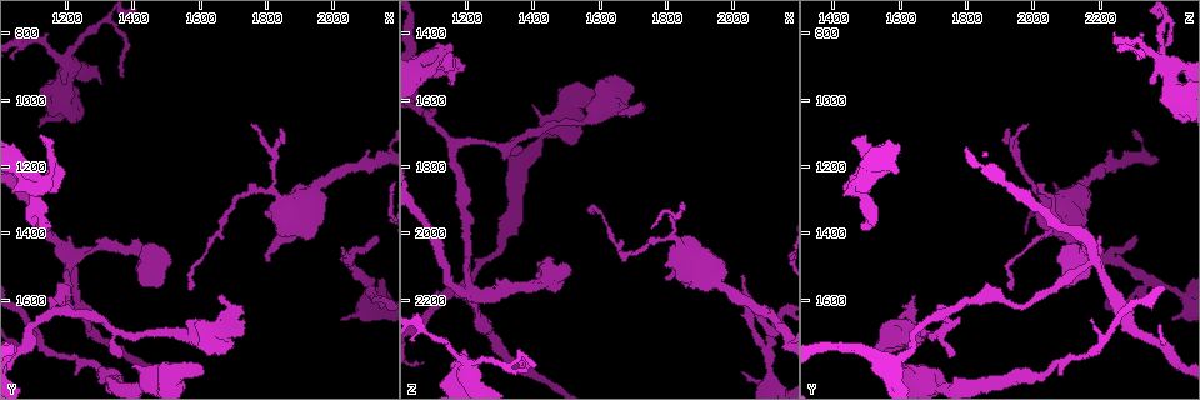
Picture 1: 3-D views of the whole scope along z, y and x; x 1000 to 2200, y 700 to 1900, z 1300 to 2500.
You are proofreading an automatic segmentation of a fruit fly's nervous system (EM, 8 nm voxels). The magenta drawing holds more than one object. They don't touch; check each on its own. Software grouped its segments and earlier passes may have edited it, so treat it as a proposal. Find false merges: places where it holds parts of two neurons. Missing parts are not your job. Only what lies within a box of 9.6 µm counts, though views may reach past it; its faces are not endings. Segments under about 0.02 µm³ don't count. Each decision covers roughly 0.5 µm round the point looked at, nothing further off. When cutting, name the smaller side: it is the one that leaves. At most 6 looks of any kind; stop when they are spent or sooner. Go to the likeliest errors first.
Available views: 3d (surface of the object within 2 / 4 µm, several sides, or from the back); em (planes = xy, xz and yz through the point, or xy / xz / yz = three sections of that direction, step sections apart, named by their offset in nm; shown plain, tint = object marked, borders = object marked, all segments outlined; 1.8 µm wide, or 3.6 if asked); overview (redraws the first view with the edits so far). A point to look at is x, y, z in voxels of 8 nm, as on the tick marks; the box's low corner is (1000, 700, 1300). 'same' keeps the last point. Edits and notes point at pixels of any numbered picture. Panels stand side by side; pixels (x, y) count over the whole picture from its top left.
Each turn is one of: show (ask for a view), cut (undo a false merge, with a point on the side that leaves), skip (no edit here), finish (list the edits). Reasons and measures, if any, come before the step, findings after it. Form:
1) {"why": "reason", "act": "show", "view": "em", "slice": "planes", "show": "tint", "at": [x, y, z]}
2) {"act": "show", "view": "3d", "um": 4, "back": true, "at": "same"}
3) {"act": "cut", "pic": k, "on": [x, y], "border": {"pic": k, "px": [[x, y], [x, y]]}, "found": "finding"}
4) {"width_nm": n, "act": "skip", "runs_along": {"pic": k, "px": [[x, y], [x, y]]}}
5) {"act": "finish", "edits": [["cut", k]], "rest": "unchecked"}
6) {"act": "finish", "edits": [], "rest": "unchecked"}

{"why": "abrupt turn", "act": "show", "view": "em", "slice": "xy", "step": 8, "show": "plain", "at": [1210, 1490, 2180]}

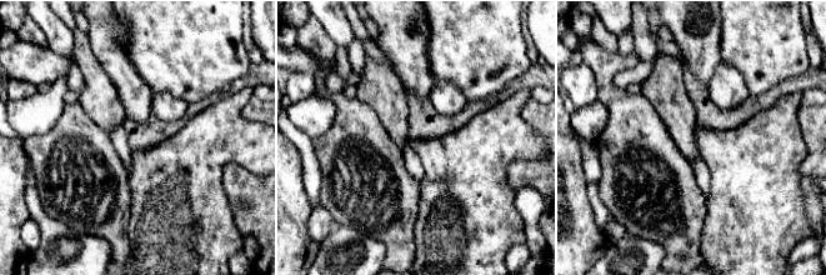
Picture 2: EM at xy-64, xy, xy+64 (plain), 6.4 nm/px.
{"why": "with the object marked", "act": "show", "view": "em", "slice": "xy", "step": 8, "show": "tint", "at": "same"}

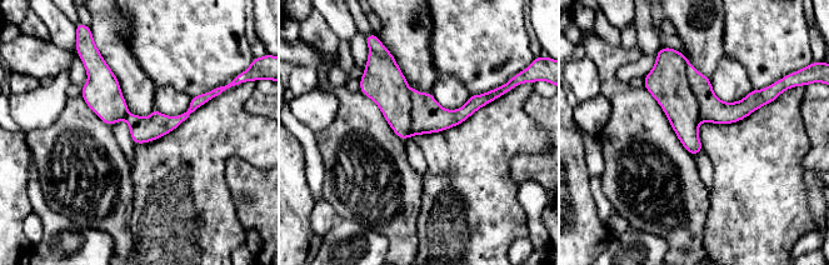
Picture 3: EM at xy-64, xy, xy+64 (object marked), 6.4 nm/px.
{"width_nm": 160, "act": "cut", "pic": 3, "on": [668, 84], "border": {"pic": 3, "px": [[687, 61], [687, 81], [700, 121]]}, "found": "a second neuron is stuck on"}

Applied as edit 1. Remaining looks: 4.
{"why": "small branch off a trunk", "act": "show", "view": "3d", "um": 4, "back": true, "at": [1200, 920, 2420]}

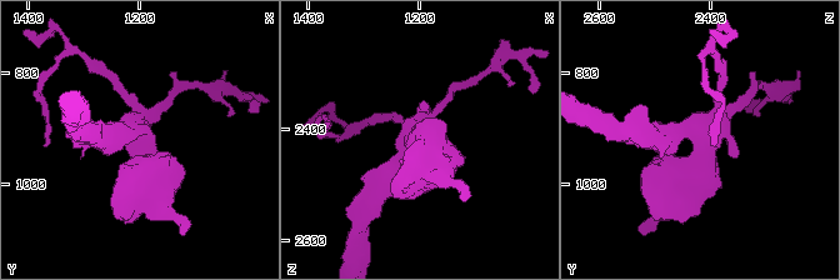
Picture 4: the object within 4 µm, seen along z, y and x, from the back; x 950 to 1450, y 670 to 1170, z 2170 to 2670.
{"arms": 4, "why": "shape alone is not enough", "act": "show", "view": "em", "um": 3.6, "slice": "planes", "show": "tint", "at": [1205, 915, 2415]}

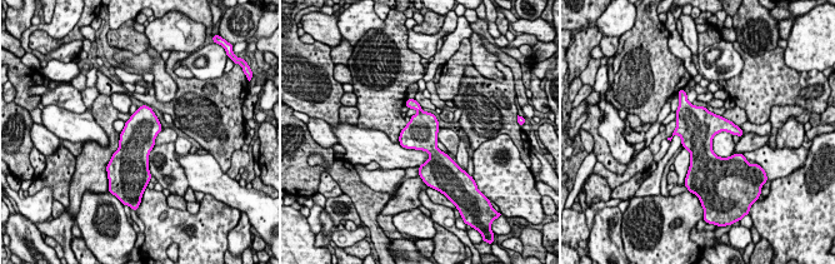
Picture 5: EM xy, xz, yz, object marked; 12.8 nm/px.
{"width_nm": 420, "act": "skip", "found": "continuous, no second neuron"}

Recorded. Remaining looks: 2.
{"why": "abrupt turn", "act": "show", "view": "em", "slice": "xz", "step": 4, "show": "tint", "at": [1190, 1630, 1720]}

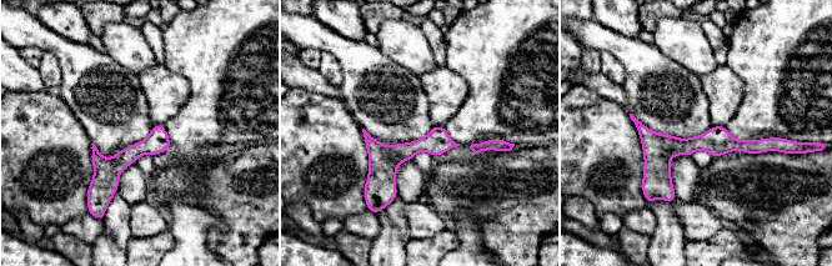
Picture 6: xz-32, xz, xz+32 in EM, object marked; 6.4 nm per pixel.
{"why": "another direction", "act": "show", "view": "em", "slice": "planes", "show": "tint", "at": "same"}

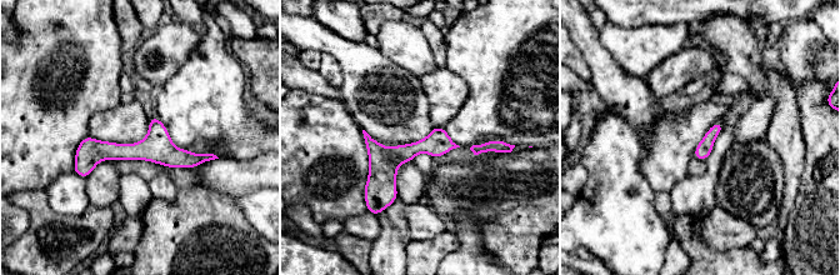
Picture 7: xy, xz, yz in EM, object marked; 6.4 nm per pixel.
{"act": "skip", "runs_along": {"pic": 7, "px": [[210, 156], [95, 151], [76, 169]]}, "found": "all the same neuron"}

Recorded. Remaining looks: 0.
{"act": "finish", "edits": [["cut", 3]], "rest": "unchecked"}

